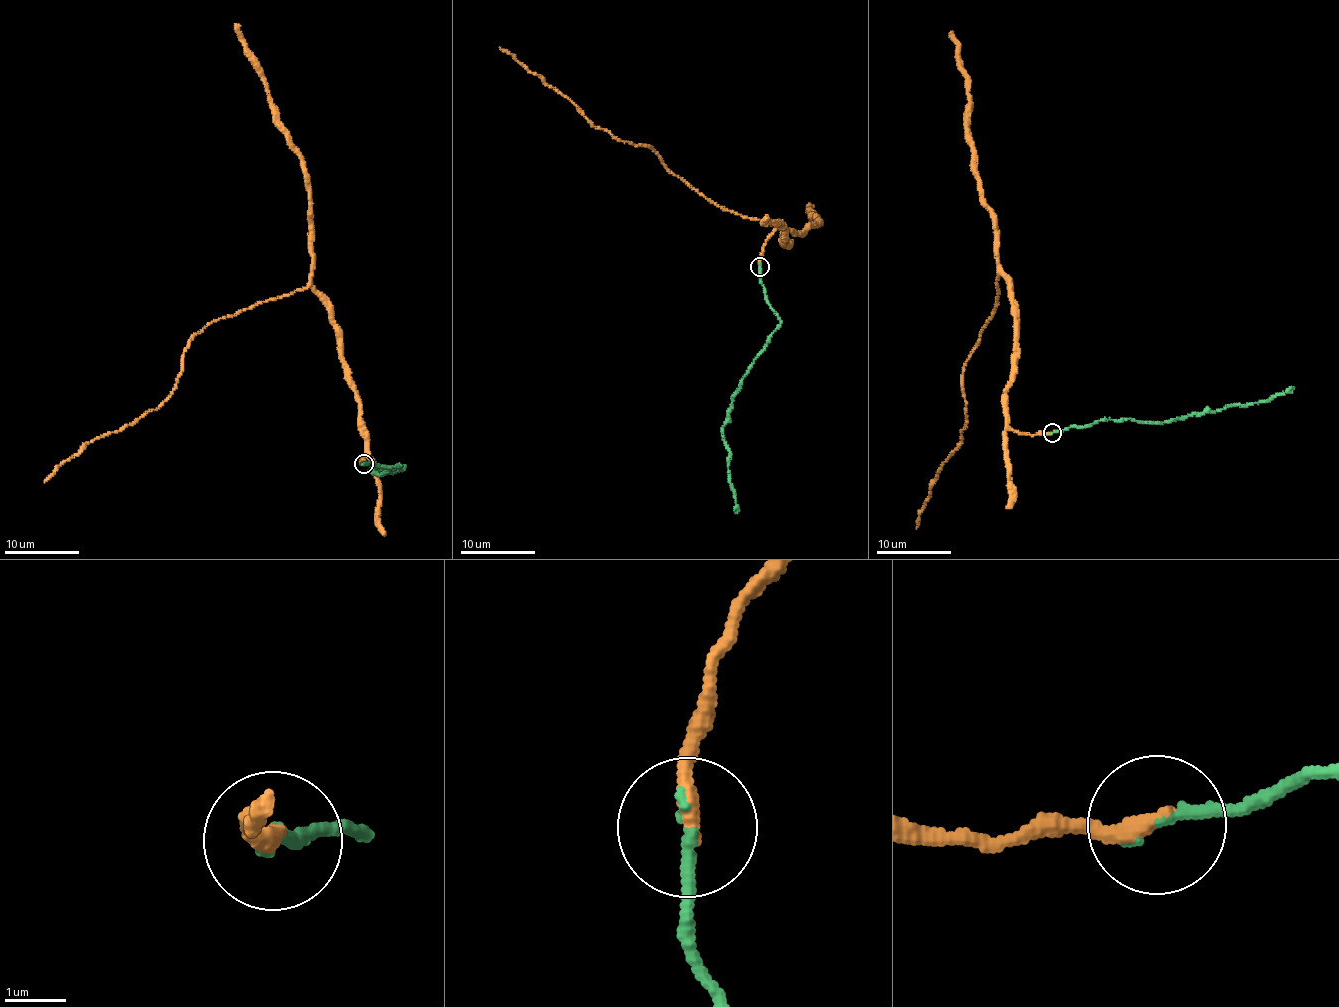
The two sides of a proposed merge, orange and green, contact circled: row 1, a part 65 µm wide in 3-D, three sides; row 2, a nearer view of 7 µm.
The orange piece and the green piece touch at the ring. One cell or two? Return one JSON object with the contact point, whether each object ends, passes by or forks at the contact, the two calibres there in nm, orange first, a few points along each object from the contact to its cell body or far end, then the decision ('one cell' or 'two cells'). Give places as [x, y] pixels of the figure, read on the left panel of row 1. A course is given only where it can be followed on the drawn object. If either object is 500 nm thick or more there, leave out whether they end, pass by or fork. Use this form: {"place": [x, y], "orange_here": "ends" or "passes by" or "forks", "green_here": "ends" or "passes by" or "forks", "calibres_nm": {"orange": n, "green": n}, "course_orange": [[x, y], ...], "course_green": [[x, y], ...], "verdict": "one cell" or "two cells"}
{"place": [364, 464], "orange_here": "ends", "green_here": "ends", "calibres_nm": {"orange": 320, "green": 200}, "course_orange": [[364, 463], [340, 326], [331, 306], [303, 287], [193, 336], [163, 403], [95, 438], [44, 482]], "course_green": [[364, 463], [389, 468], [400, 466], [380, 475], [369, 469], [390, 474], [402, 471], [403, 465]], "verdict": "one cell"}

